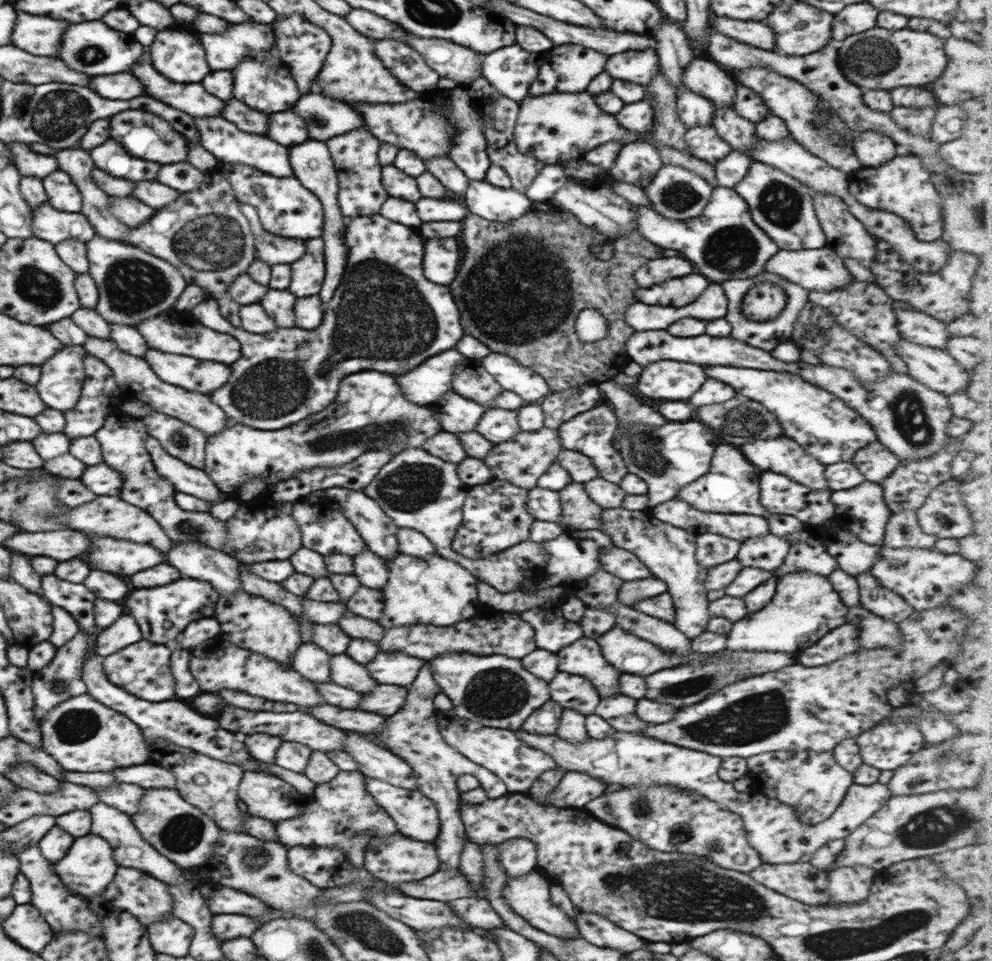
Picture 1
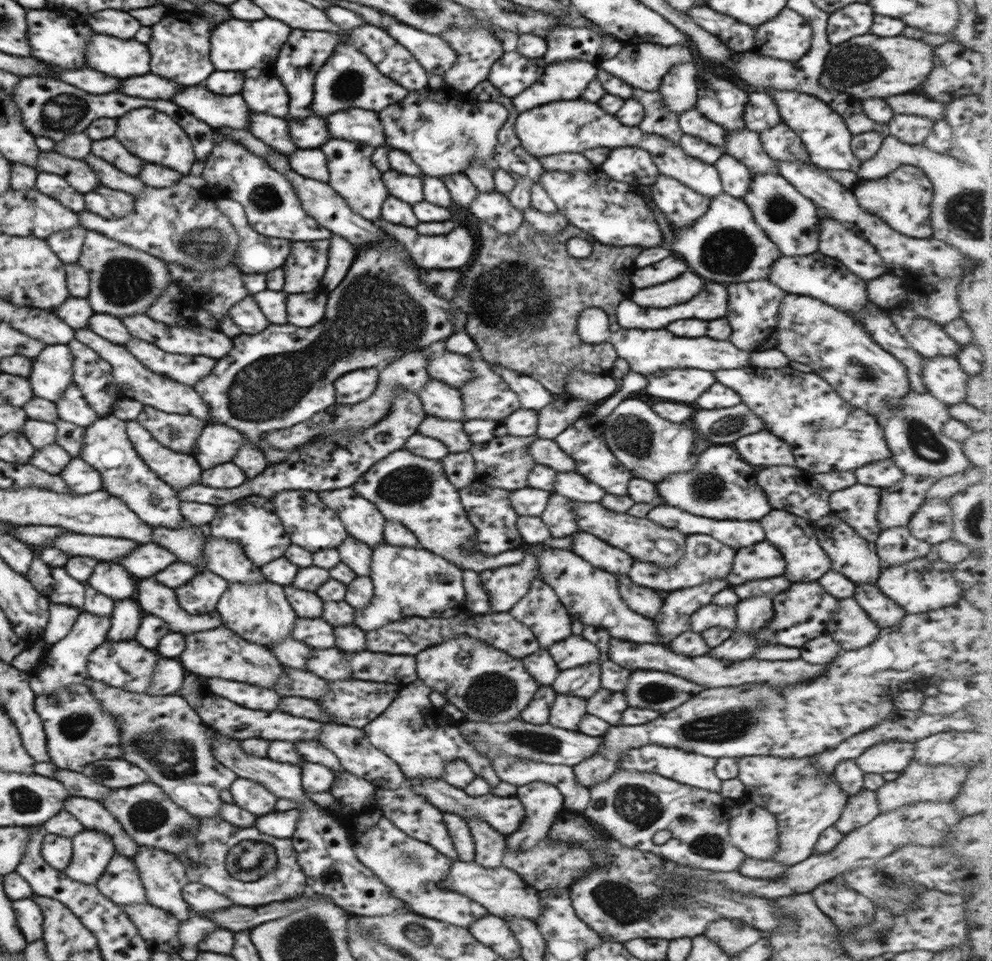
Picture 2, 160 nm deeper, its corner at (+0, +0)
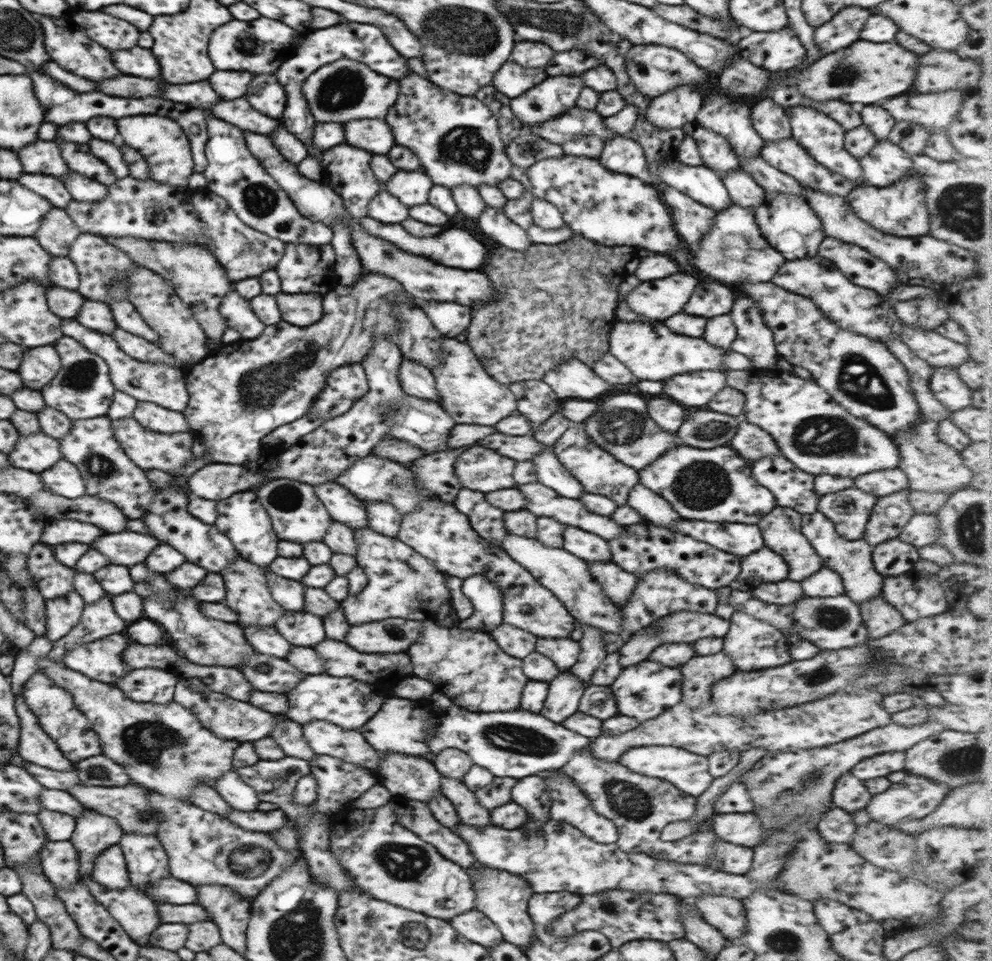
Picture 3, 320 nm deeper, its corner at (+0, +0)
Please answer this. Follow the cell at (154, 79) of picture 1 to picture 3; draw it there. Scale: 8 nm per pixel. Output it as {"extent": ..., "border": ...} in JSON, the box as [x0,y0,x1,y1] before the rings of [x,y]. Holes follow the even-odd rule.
{"extent":[210,100,280,135],"border":[[[220,100],[216,106],[210,108],[212,114],[224,118],[232,126],[240,128],[243,132],[254,132],[262,135],[272,135],[280,127],[280,119],[268,118],[257,112],[244,100]]]}

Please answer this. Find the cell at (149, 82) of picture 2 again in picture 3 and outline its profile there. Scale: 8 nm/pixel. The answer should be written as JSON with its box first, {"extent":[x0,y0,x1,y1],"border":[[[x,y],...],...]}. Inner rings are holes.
{"extent":[164,82,220,108],"border":[[[194,82],[194,84],[164,84],[164,98],[174,102],[184,102],[194,108],[210,108],[220,100],[220,96],[210,88],[210,84]]]}

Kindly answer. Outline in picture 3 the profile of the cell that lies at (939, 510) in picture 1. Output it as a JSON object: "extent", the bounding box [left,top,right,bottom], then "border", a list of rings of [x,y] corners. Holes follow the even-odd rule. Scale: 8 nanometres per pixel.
{"extent":[897,513,939,549],"border":[[[936,513],[914,514],[899,532],[897,538],[919,549],[938,541],[939,526]]]}

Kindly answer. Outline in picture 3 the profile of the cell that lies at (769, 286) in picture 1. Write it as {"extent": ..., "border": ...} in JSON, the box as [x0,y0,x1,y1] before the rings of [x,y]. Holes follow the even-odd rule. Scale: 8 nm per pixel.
{"extent":[730,294,780,370],"border":[[[738,294],[735,298],[736,302],[734,302],[734,308],[730,310],[730,316],[732,316],[734,324],[736,324],[737,337],[730,345],[730,348],[732,348],[734,352],[738,352],[738,354],[747,356],[752,361],[752,367],[754,368],[760,370],[772,370],[776,368],[776,363],[779,361],[780,356],[775,347],[772,329],[766,326],[760,309],[751,299],[751,296]]]}

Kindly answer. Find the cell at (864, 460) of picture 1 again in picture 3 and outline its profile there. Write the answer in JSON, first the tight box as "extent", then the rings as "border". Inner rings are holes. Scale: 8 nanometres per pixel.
{"extent":[853,467,909,497],"border":[[[896,467],[857,476],[853,479],[853,486],[880,497],[905,490],[909,487],[909,480],[906,473]]]}

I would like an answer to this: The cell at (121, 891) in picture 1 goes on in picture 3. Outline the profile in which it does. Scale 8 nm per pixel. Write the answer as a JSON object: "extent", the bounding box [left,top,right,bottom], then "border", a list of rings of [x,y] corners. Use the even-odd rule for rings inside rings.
{"extent":[91,845,131,889],"border":[[[120,845],[109,846],[96,856],[91,876],[106,888],[123,889],[131,884]]]}

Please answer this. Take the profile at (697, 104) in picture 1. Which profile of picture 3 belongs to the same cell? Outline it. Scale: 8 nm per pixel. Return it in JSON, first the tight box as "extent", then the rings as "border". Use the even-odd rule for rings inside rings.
{"extent":[682,121,740,177],"border":[[[695,121],[682,128],[685,137],[696,140],[700,157],[702,157],[702,166],[712,169],[720,177],[740,169],[739,159],[726,138],[703,128]]]}

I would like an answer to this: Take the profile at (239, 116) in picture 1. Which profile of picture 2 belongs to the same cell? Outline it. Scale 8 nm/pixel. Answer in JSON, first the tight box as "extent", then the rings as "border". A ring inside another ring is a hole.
{"extent":[247,114,297,156],"border":[[[252,114],[247,130],[268,147],[274,148],[286,156],[290,156],[297,149],[288,134],[287,119],[274,118],[268,114]]]}

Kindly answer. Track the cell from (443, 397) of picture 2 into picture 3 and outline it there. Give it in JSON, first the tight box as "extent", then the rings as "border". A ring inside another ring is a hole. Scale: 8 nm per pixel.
{"extent":[399,356,441,402],"border":[[[403,356],[399,369],[400,386],[405,394],[439,402],[441,398],[435,387],[436,379],[428,367]]]}

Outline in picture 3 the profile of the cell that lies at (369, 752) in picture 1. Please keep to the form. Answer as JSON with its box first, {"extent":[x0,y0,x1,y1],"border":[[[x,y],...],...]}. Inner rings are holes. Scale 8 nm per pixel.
{"extent":[303,720,381,777],"border":[[[324,720],[303,725],[306,742],[316,755],[330,755],[367,768],[378,777],[381,754],[358,730],[348,730]]]}

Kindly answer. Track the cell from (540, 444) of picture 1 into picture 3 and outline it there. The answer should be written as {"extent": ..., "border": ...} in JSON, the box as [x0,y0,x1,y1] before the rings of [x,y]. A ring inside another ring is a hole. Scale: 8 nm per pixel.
{"extent":[454,445,516,493],"border":[[[474,445],[458,456],[454,472],[464,488],[487,493],[516,486],[514,467],[514,459]]]}

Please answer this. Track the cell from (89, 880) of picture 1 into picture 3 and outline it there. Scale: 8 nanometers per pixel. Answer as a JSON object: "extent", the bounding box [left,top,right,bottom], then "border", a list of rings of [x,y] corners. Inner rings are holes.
{"extent":[70,809,123,876],"border":[[[86,809],[75,818],[70,842],[78,854],[80,876],[91,875],[96,856],[109,846],[116,845],[123,830],[118,821],[97,810]]]}

